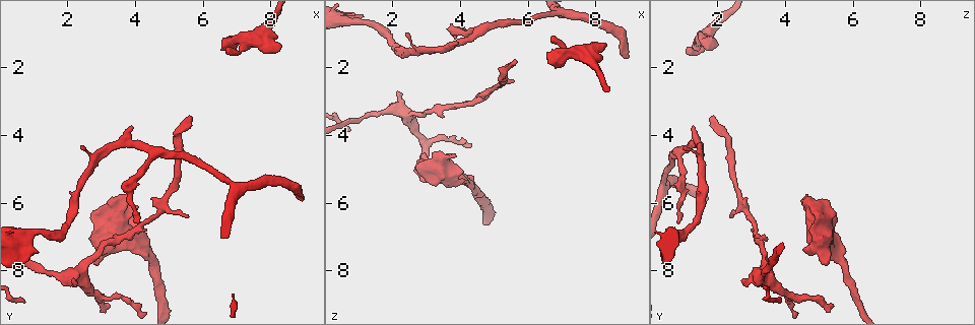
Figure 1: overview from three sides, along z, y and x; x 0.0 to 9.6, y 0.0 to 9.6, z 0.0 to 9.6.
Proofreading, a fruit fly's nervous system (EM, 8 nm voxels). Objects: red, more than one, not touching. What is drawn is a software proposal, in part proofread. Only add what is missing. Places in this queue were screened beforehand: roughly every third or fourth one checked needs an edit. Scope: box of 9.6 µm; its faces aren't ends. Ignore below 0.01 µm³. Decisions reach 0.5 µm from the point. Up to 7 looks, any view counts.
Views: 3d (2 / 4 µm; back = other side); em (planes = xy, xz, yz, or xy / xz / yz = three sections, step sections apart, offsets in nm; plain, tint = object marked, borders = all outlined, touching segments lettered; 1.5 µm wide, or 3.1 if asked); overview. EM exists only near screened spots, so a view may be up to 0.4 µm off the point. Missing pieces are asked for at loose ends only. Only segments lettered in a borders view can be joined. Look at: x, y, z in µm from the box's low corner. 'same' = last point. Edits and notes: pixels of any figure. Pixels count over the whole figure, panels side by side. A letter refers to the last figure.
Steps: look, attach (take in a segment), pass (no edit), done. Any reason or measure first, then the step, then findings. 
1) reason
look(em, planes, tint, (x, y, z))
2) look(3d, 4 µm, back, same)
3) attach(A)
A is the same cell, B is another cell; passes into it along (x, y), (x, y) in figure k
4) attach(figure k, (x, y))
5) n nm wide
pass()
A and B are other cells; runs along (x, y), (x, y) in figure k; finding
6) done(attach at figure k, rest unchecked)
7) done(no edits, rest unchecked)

tapers out
look(3d, 4 µm, (5.60, 3.55, 1.75))

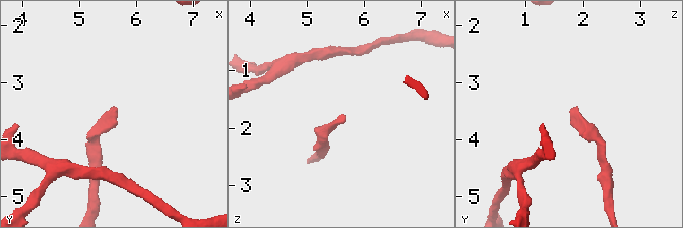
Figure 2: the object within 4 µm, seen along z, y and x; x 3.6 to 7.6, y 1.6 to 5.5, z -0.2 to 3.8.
look(em, planes, tint, (5.65, 3.55, 1.80))

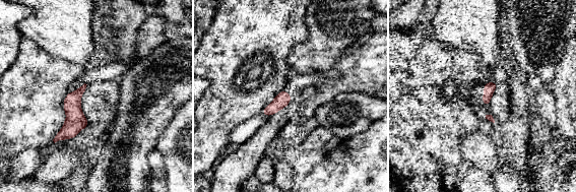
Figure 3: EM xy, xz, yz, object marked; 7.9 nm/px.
what lies round it
look(em, planes, borders, same)

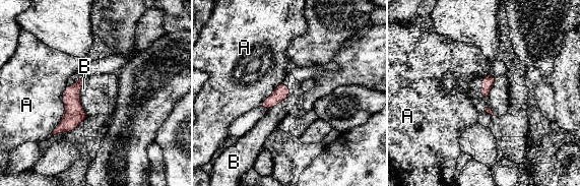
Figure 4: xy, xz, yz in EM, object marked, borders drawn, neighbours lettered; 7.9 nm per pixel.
pass()
A and B are other cells; runs along (81, 81), (57, 130) in figure 4; no lettered segment goes on from it

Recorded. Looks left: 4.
branch stops here
look(em, xy, step 4, borders, (3.95, 3.70, 1.30))

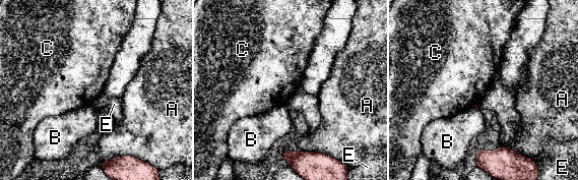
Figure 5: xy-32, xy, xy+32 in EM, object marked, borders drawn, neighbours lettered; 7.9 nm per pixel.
another direction
look(em, planes, borders, same)

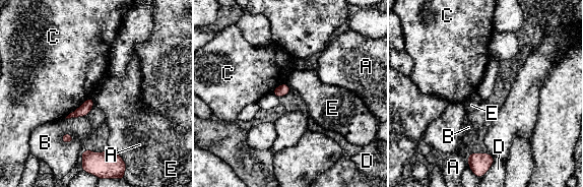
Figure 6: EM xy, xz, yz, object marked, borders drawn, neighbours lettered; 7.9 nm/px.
pass()
A, B, C, D and E are other cells; no lettered segment goes on from it

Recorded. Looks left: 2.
an open end
look(3d, 2 µm, (2.20, 8.45, 2.70))

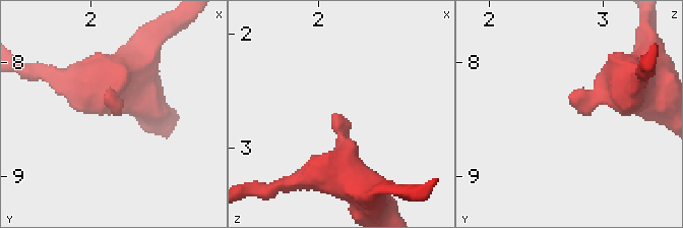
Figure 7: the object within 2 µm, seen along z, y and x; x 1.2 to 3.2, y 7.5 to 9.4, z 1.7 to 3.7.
now the EM
look(em, planes, borders, (2.20, 8.42, 2.74))

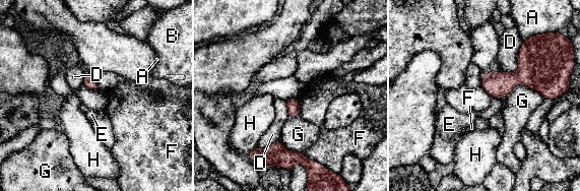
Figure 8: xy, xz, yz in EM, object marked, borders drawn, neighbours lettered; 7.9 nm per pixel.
G touches over 320 nm
pass()
A, B, D, E, F, G and H are other cells; no lettered segment goes on from it

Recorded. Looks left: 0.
done(no edits, rest unchecked)

